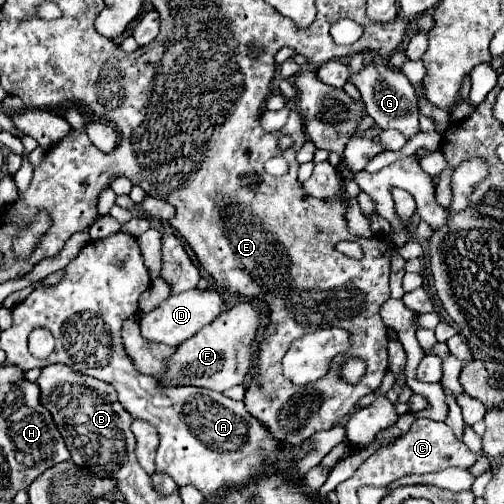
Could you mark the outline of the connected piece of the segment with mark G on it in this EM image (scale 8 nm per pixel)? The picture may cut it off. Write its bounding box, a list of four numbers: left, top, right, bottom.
[349,64,420,138]

